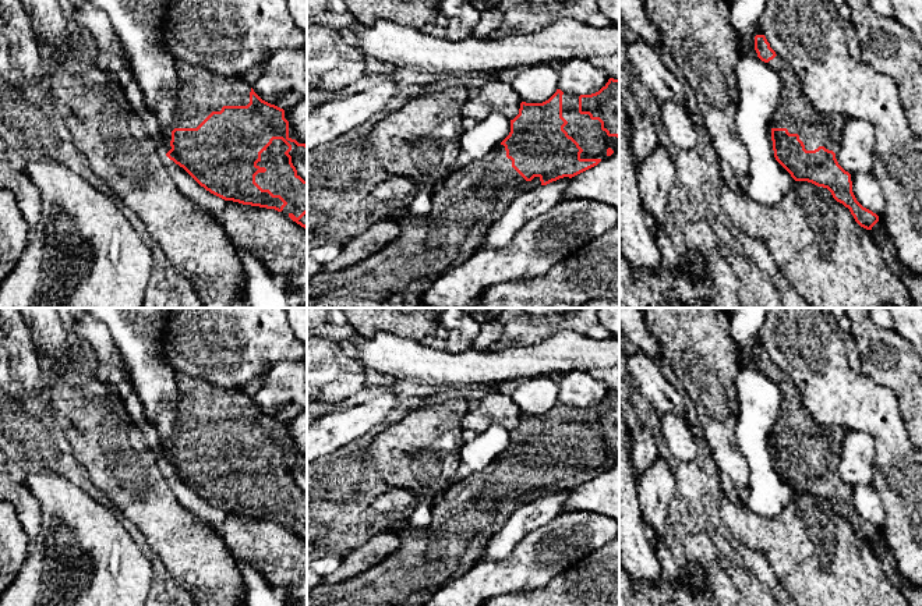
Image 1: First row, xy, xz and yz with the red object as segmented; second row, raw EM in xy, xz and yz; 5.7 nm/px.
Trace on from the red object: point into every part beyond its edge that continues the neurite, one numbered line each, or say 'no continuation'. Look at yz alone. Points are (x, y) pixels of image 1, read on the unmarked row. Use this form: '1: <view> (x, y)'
1: yz (795, 425)

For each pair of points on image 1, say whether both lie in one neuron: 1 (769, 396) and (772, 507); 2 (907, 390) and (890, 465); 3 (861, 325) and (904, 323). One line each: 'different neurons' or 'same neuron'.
1: same neuron
2: different neurons
3: different neurons

